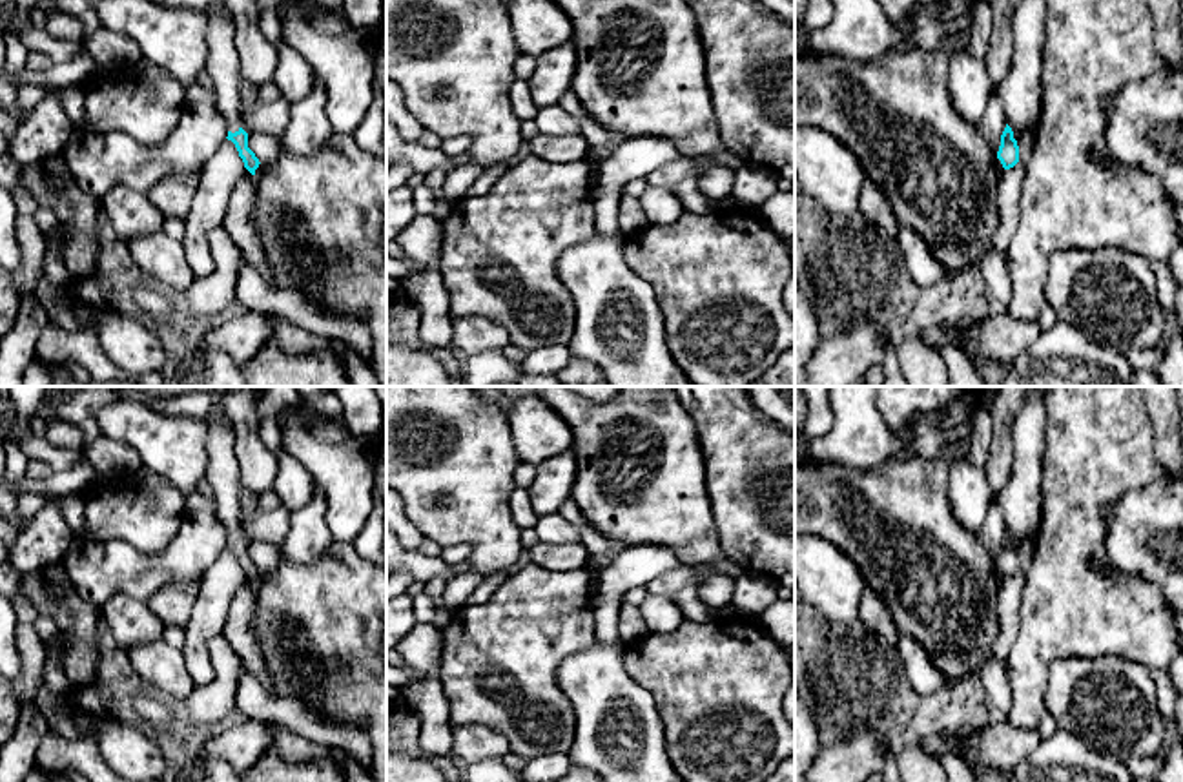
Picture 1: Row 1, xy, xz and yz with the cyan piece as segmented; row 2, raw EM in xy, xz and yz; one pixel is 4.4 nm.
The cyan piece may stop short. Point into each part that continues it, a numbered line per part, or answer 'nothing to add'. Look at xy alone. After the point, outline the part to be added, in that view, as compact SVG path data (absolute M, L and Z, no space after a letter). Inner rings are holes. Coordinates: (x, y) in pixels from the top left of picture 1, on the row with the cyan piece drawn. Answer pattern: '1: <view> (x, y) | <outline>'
1: xy (223, 64) | M211 0L206 13L210 55L204 69L213 80L215 104L228 118L228 131L235 133L241 128L241 73L233 44L235 24L224 0Z

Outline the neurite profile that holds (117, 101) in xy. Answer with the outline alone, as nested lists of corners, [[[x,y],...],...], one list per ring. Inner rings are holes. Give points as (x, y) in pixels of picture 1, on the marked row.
[[[106,67],[82,84],[91,133],[124,133],[157,148],[175,131],[184,111],[184,87],[166,77],[140,80],[131,67]]]

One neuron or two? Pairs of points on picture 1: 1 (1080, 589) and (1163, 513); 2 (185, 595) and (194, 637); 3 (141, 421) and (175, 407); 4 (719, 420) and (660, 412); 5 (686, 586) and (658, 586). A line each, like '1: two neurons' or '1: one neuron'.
1: two neurons
2: two neurons
3: two neurons
4: two neurons
5: one neuron

